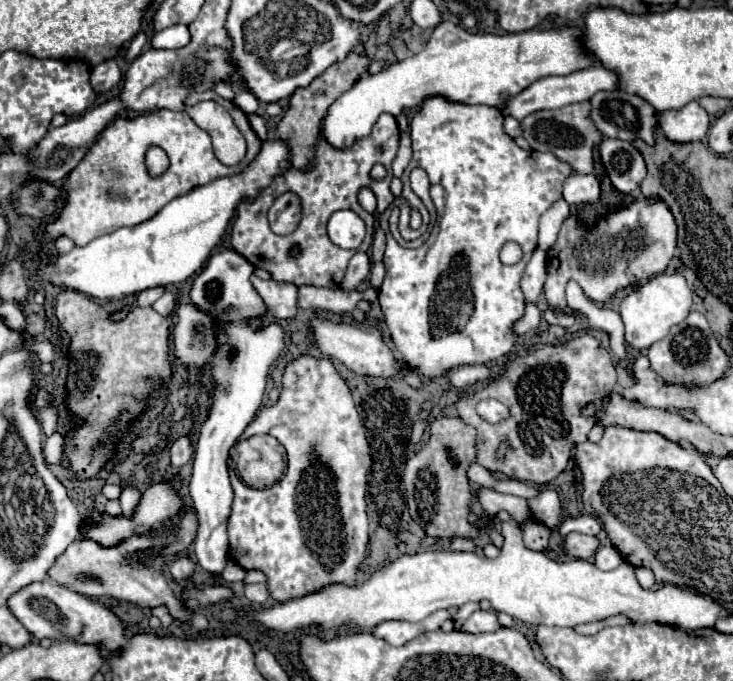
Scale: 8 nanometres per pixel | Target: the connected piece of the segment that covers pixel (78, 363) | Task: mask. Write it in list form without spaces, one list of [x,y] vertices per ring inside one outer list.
[[[64,291],[58,295],[56,315],[60,327],[70,333],[70,365],[68,365],[68,409],[82,417],[86,423],[76,431],[70,431],[70,443],[66,457],[74,469],[74,473],[82,479],[96,477],[106,459],[112,455],[114,445],[124,437],[128,421],[138,417],[144,411],[144,403],[148,401],[148,393],[158,385],[160,377],[170,377],[170,361],[168,361],[168,337],[170,337],[170,319],[156,313],[152,307],[134,309],[124,321],[112,323],[108,321],[108,309],[98,309],[98,305],[78,291]]]

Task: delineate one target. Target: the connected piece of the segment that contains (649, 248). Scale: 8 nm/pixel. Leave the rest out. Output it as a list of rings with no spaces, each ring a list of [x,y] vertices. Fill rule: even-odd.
[[[650,197],[636,199],[628,207],[620,207],[612,213],[606,213],[592,227],[586,227],[578,217],[568,215],[560,227],[556,243],[548,249],[548,277],[544,283],[546,301],[552,309],[558,309],[558,311],[566,309],[564,289],[566,289],[568,281],[576,281],[590,301],[606,303],[616,291],[636,287],[636,285],[648,281],[650,277],[664,273],[678,249],[676,239],[678,239],[678,235],[676,235],[676,227],[674,227],[674,215],[670,215],[670,207],[666,207],[666,203],[662,203],[662,199],[650,199]]]

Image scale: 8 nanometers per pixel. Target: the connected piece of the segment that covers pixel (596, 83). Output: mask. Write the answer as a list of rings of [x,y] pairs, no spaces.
[[[592,65],[590,69],[582,69],[564,77],[538,79],[528,89],[518,93],[512,101],[508,101],[506,115],[512,115],[514,119],[524,119],[526,115],[536,111],[560,109],[570,103],[582,103],[582,101],[588,101],[596,91],[614,91],[614,89],[618,89],[618,75],[614,75],[614,71],[606,71],[602,65]]]

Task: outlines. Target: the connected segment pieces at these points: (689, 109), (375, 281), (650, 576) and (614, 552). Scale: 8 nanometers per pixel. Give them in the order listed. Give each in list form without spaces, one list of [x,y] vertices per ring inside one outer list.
[[[692,101],[678,111],[658,113],[658,123],[670,141],[702,141],[710,127],[710,115],[700,107],[698,101]]]
[[[374,263],[374,265],[372,265],[372,271],[370,271],[370,285],[372,285],[374,289],[378,289],[378,287],[382,285],[384,277],[386,277],[386,267],[384,267],[384,263]]]
[[[638,567],[638,569],[636,569],[636,577],[638,577],[638,581],[640,581],[640,585],[642,585],[644,589],[650,589],[650,587],[656,585],[654,573],[652,573],[650,569],[646,569],[646,567]]]
[[[606,545],[606,547],[600,547],[596,553],[594,553],[594,563],[598,569],[602,571],[610,571],[610,569],[616,569],[620,565],[620,551],[612,545]]]

